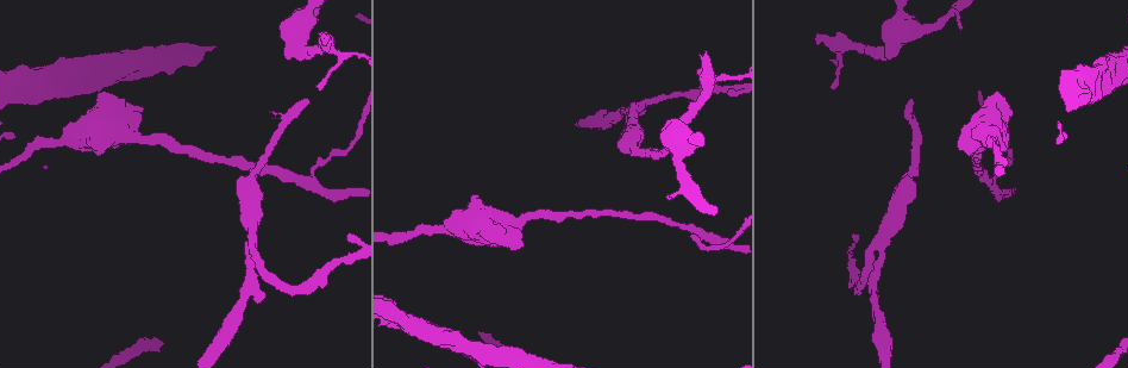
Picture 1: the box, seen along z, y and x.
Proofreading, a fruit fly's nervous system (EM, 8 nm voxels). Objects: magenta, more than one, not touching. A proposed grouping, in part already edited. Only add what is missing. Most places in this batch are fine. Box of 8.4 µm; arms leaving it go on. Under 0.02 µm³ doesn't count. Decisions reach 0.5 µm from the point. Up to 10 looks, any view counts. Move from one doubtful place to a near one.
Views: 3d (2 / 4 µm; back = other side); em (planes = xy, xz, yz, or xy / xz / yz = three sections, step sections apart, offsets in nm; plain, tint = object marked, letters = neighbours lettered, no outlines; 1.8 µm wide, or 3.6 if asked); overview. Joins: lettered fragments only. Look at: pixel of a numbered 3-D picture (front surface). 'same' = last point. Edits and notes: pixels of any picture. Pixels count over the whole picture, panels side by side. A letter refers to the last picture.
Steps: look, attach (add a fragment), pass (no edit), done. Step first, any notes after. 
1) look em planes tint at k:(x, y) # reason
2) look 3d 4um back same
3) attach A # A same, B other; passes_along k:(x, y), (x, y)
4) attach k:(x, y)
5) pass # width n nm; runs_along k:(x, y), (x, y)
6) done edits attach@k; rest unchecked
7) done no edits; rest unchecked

look 3d 2um at 1:(666, 198) # branch stops here

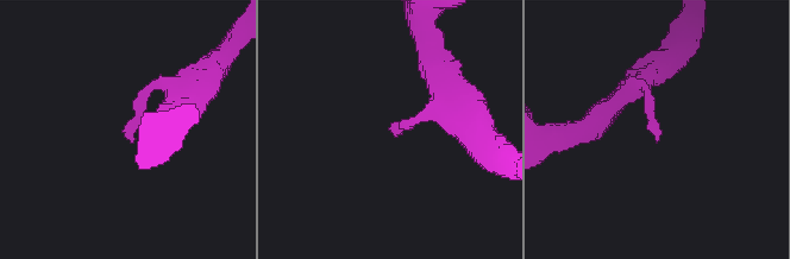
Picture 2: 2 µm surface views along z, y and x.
look em planes letters at 2:(657, 137) # now the EM

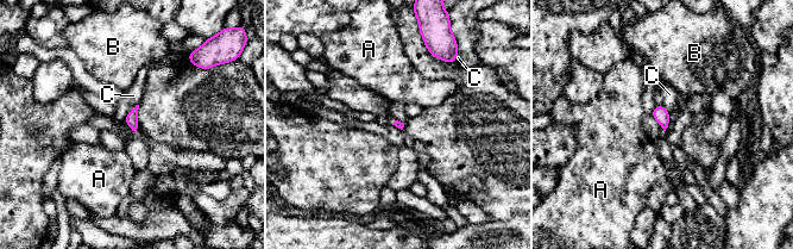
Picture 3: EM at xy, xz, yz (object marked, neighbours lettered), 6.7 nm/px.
pass # A other, B other, C other; border 3:(138, 104), (127, 113), (124, 120); none of them fits

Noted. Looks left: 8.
look 3d 4um at 1:(308, 99) # tapers out

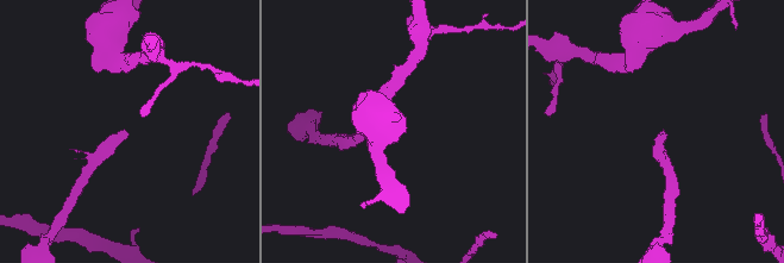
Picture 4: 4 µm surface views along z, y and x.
look em 3.6um planes letters at 4:(658, 134) # shape alone is not enough

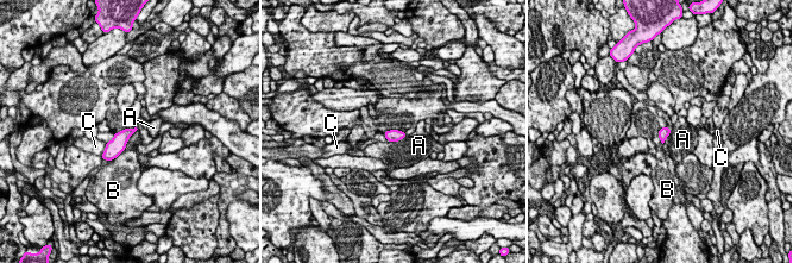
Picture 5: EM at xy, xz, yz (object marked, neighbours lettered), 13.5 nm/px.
pass # width 140 nm; A other, B other, C other; border 5:(406, 135), (397, 141), (388, 142); no lettered fragment goes on from it

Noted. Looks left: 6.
look em xz step 8 letters at 1:(698, 55) # branch stops here

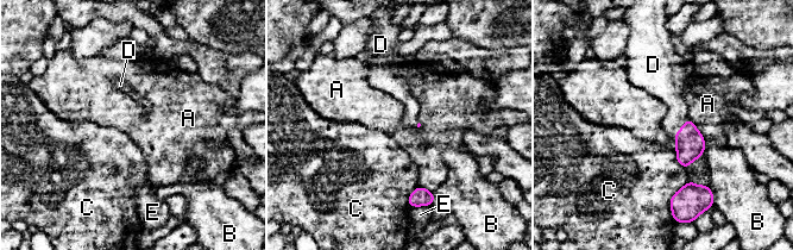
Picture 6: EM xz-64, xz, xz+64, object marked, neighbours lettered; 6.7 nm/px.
look em planes letters same # cut it another way

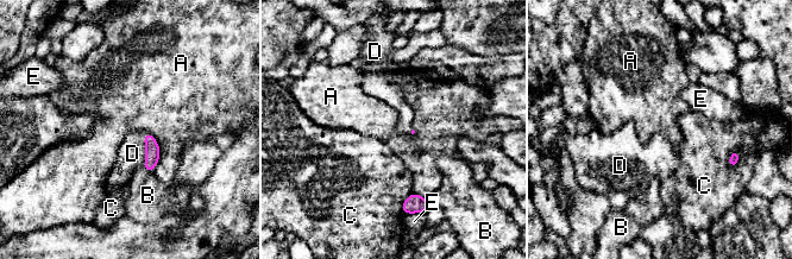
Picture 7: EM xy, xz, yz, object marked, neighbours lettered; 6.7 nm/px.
attach D # A other, B other, C other, D same, E other; passes_along 7:(152, 150), (146, 151), (132, 153); the neuron continues

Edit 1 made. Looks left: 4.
look overview # see it whole again

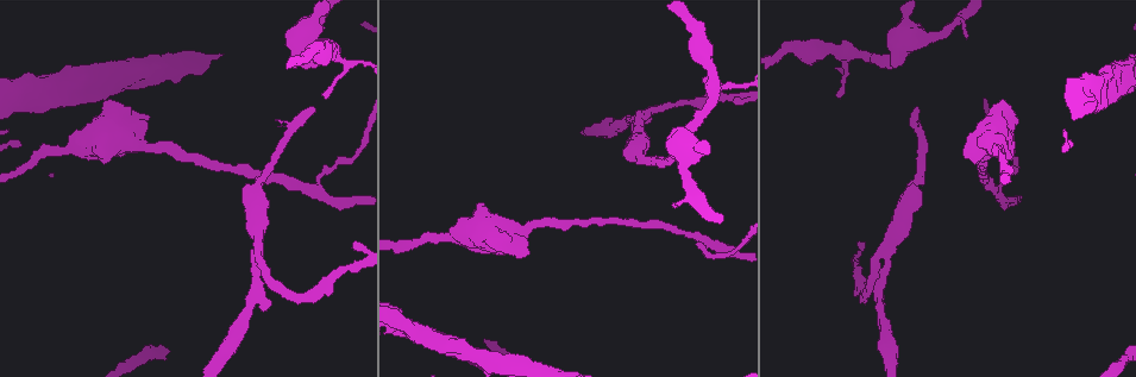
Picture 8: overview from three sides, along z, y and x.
look 3d 2um at 8:(354, 240) # an open end

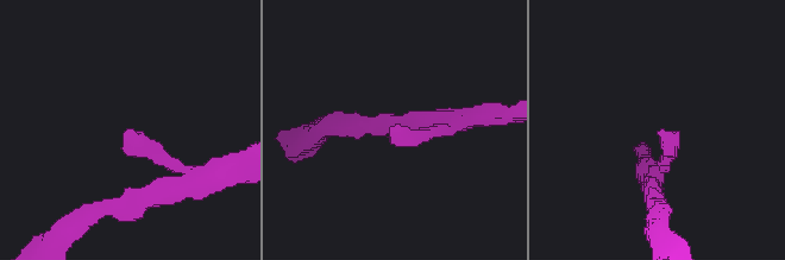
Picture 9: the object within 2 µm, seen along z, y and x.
look em planes plain at 9:(397, 125) # shape alone is not enough

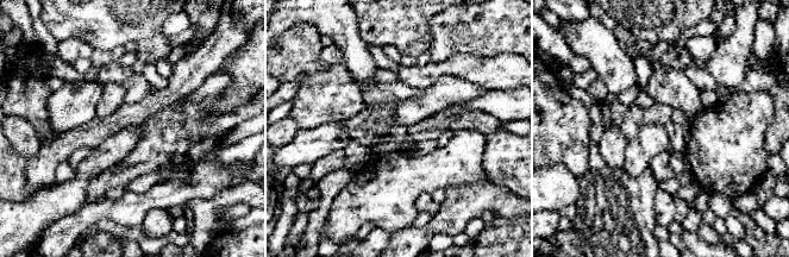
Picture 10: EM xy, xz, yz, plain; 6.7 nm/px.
look em planes letters same

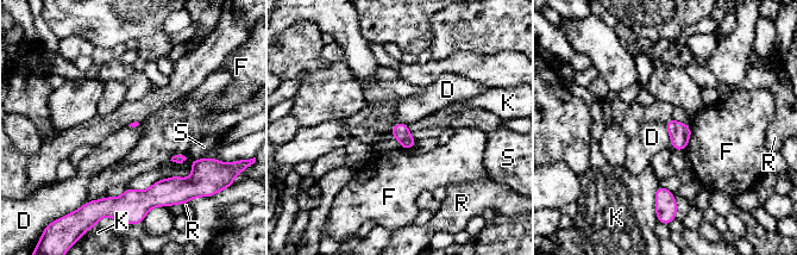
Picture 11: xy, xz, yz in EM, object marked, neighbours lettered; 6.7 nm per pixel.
pass # D other, F other, K other, R other, S other; no lettered fragment goes on from it

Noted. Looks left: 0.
done edits attach@7; rest unchecked

